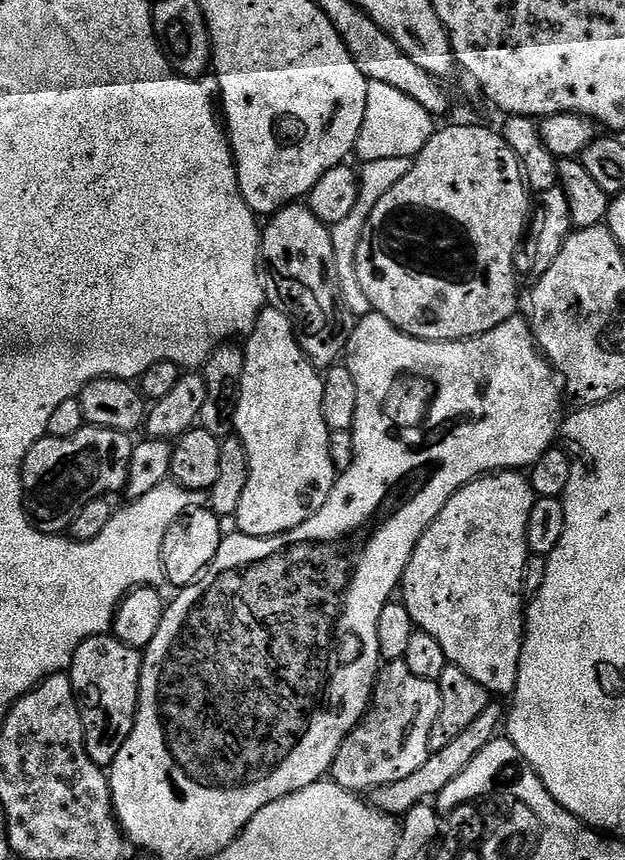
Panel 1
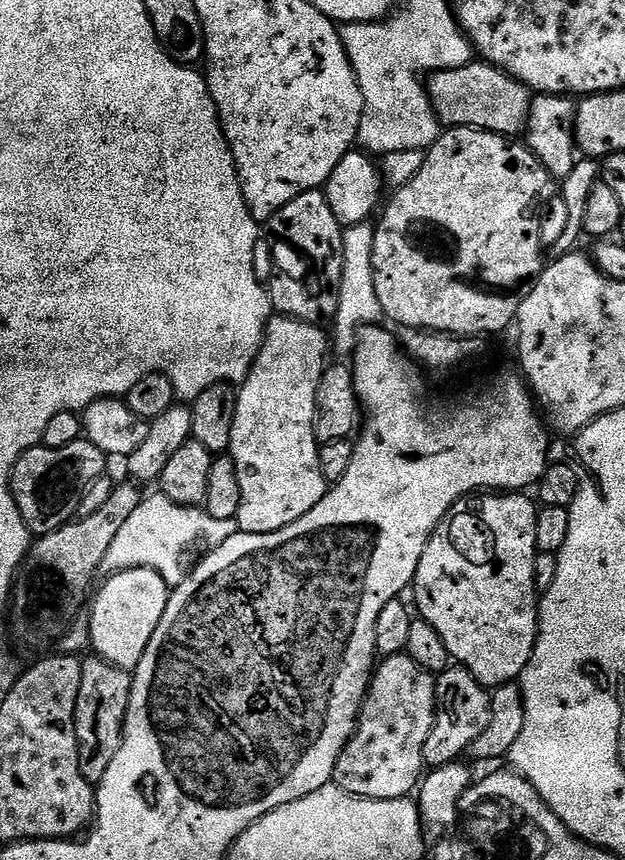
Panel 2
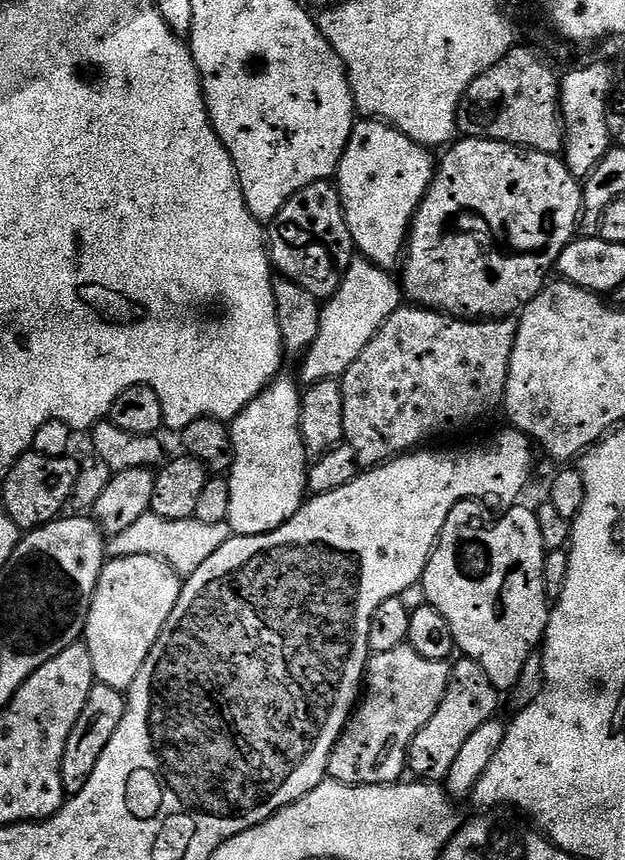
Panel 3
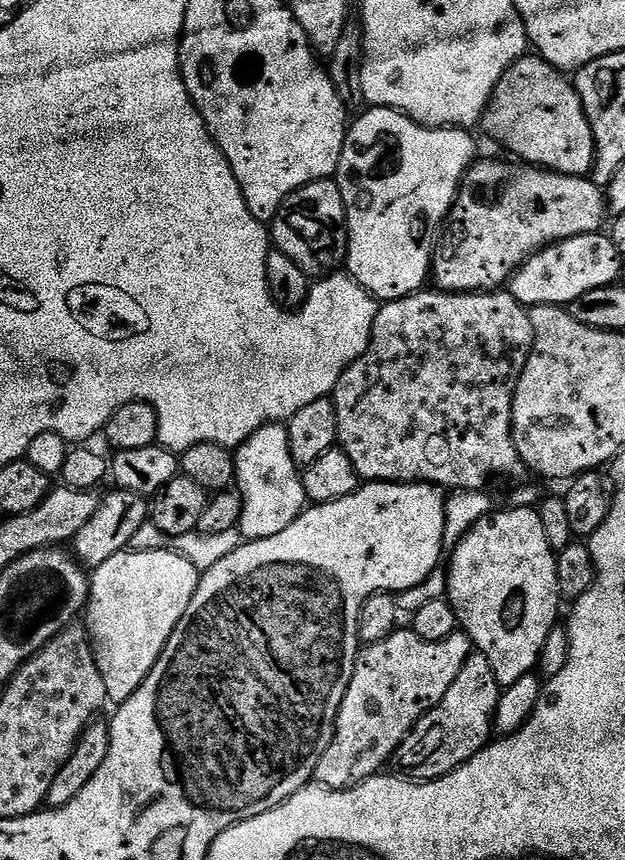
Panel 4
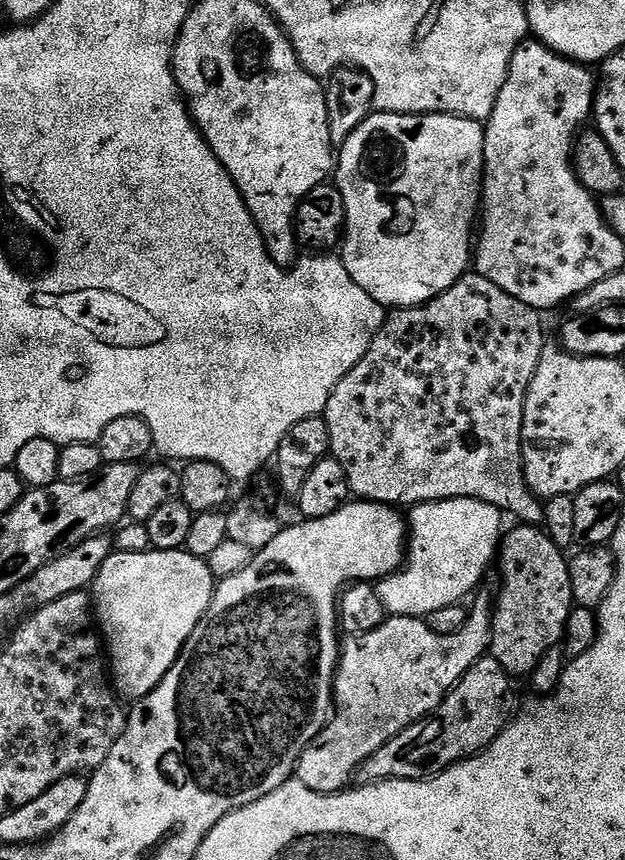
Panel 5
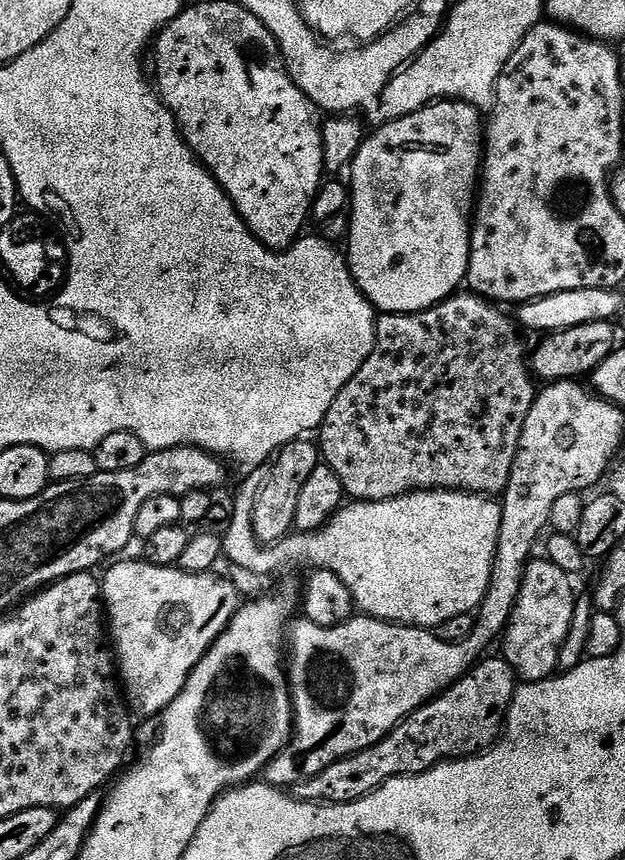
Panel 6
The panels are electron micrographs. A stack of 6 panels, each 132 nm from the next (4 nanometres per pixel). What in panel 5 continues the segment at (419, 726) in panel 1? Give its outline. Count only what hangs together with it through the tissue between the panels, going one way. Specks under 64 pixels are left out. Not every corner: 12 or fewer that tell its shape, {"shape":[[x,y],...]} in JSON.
{"shape":[[477,595],[454,634],[389,615],[343,641],[334,715],[294,773],[349,787],[492,643]]}

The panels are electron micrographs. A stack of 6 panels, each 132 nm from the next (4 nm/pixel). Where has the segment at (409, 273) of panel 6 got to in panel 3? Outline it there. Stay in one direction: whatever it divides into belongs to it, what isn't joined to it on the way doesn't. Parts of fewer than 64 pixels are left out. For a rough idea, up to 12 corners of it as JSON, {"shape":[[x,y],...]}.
{"shape":[[391,124],[352,125],[334,183],[355,251],[385,270],[434,175]]}

